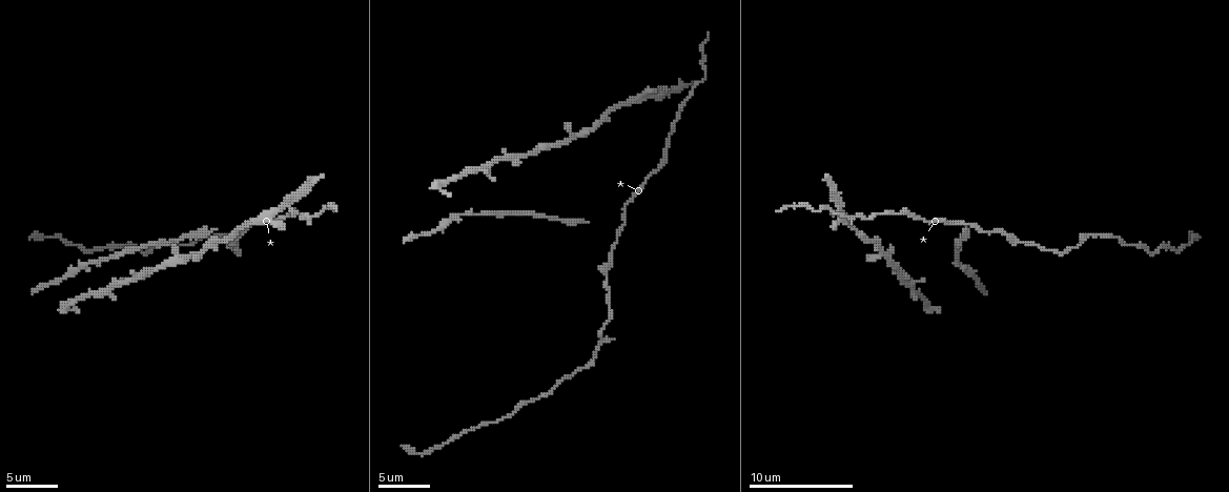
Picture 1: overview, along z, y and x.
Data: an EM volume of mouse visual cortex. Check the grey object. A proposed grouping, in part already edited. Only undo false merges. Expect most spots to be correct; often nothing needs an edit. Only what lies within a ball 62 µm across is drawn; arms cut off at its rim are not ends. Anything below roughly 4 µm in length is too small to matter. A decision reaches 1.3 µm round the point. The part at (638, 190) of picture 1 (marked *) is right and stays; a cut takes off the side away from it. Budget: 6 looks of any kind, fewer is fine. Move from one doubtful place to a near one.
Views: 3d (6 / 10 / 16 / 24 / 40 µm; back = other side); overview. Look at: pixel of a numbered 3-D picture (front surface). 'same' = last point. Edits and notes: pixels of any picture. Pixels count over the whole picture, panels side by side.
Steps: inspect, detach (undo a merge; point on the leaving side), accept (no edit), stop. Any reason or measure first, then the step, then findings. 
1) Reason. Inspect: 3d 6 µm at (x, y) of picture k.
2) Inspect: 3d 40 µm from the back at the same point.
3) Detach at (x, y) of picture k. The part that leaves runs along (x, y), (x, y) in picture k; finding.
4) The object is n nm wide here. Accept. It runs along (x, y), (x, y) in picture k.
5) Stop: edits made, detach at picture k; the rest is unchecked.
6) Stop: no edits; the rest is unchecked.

Thick turns thin. Inspect: 3d 10 µm at (190, 258) of picture 1.

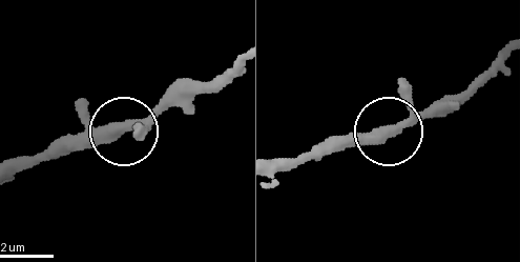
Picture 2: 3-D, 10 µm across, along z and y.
Accept. It runs along (497, 60), (471, 87), (410, 119), (361, 135), (330, 135) in picture 2; one neuron here.

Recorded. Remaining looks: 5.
Thick turns thin. Inspect: 3d 10 µm at (216, 229) of picture 1.

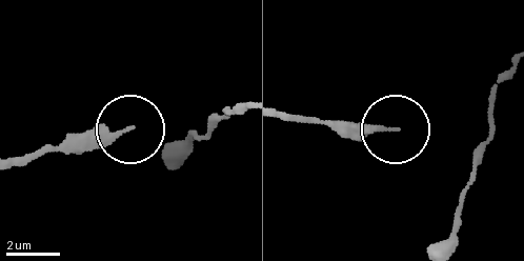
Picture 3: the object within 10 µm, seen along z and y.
Inspect: 3d 6 µm at (392, 130) of picture 3.

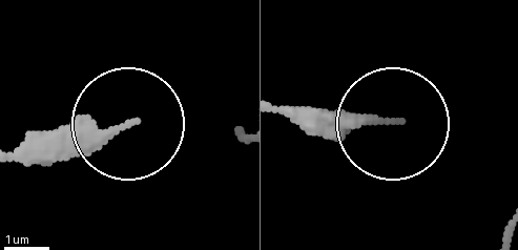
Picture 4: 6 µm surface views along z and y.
The object is 160 nm wide here. Accept. One neuron here.

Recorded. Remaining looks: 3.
Branch point. Inspect: 3d 10 µm at (682, 105) of picture 1.

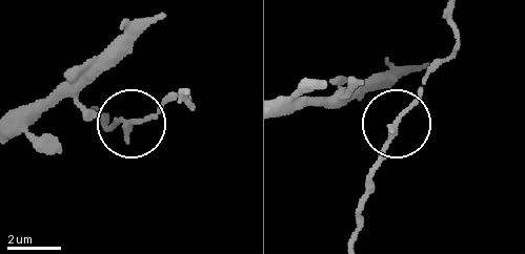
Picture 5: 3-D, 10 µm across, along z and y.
The side arm is 9 µm long; 3 arms meet here. Accept. Continuous, no second neuron.

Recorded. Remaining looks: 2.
Stop: no edits; the rest is unchecked.

